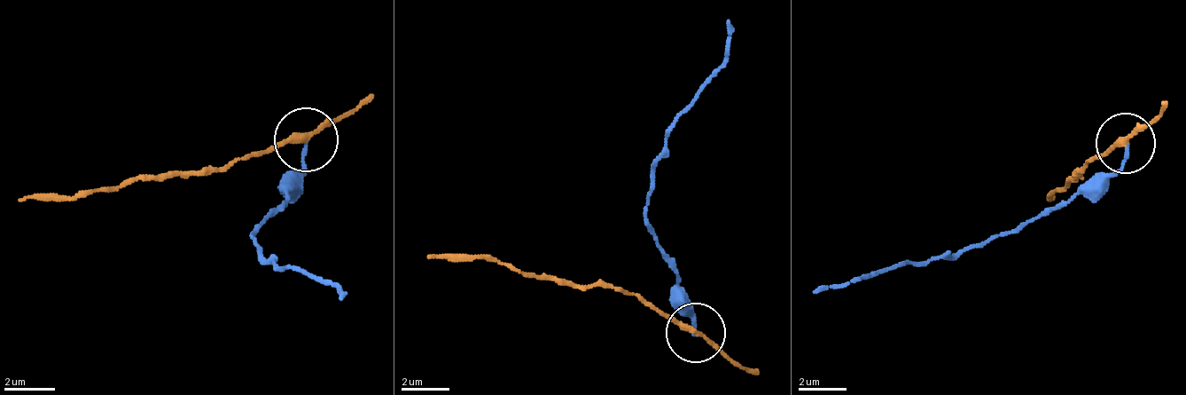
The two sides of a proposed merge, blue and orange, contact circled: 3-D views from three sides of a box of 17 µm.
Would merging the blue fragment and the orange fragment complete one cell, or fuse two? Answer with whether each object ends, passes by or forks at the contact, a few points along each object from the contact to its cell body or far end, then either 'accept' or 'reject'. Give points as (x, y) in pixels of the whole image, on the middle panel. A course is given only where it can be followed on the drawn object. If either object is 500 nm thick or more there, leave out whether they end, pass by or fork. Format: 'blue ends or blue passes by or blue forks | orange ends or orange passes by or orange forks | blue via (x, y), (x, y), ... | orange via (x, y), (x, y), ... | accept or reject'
blue ends | orange passes by | blue via (697, 334), (690, 322), (685, 286), (643, 215), (673, 119), (727, 59), (727, 18) | orange via (697, 334), (620, 286), (560, 286), (482, 256), (429, 256) | reject

